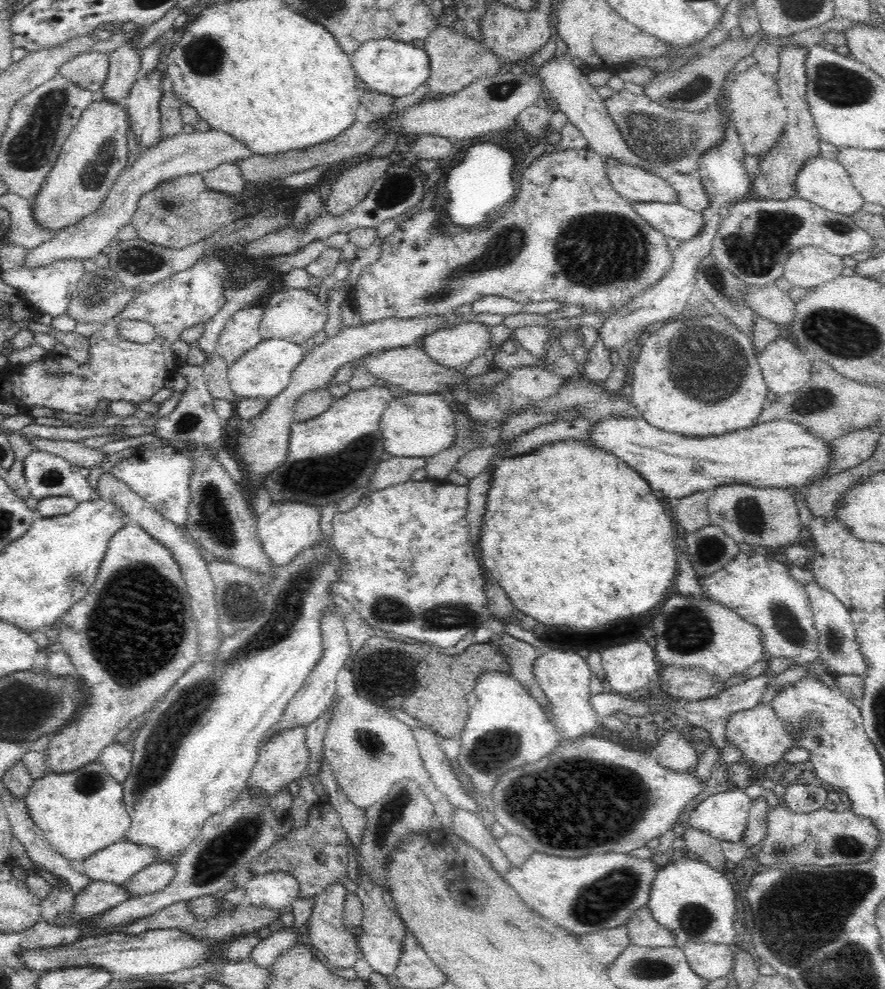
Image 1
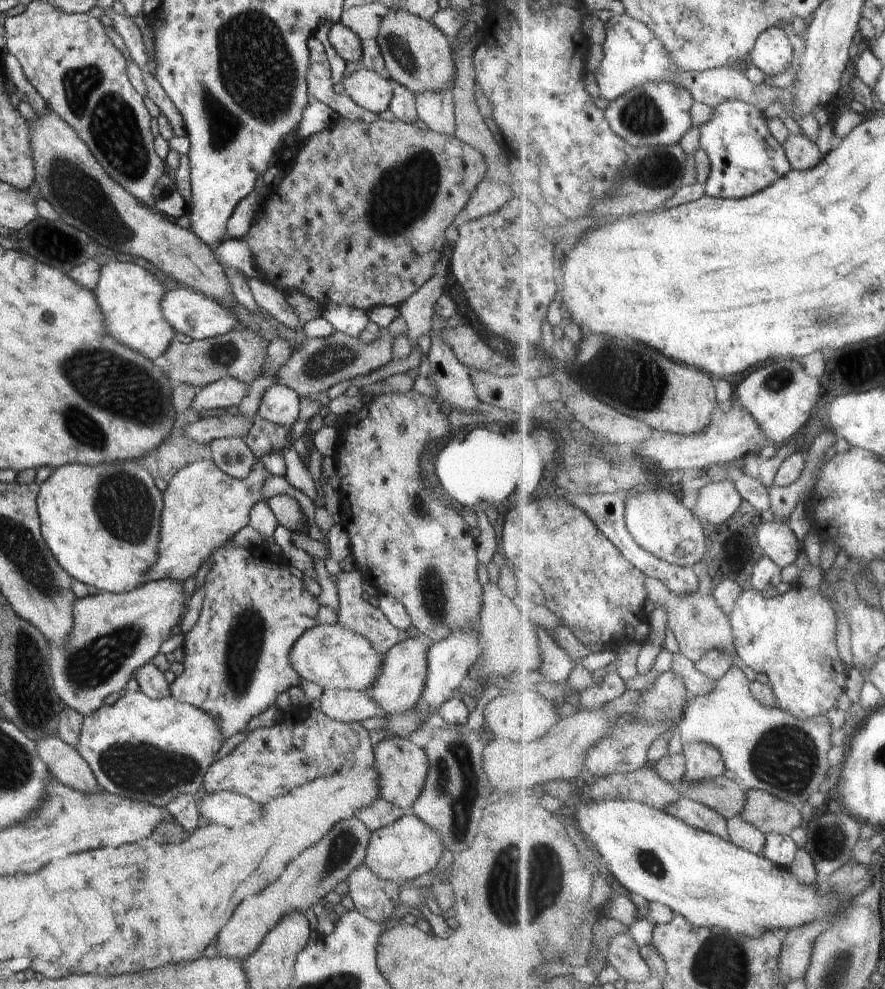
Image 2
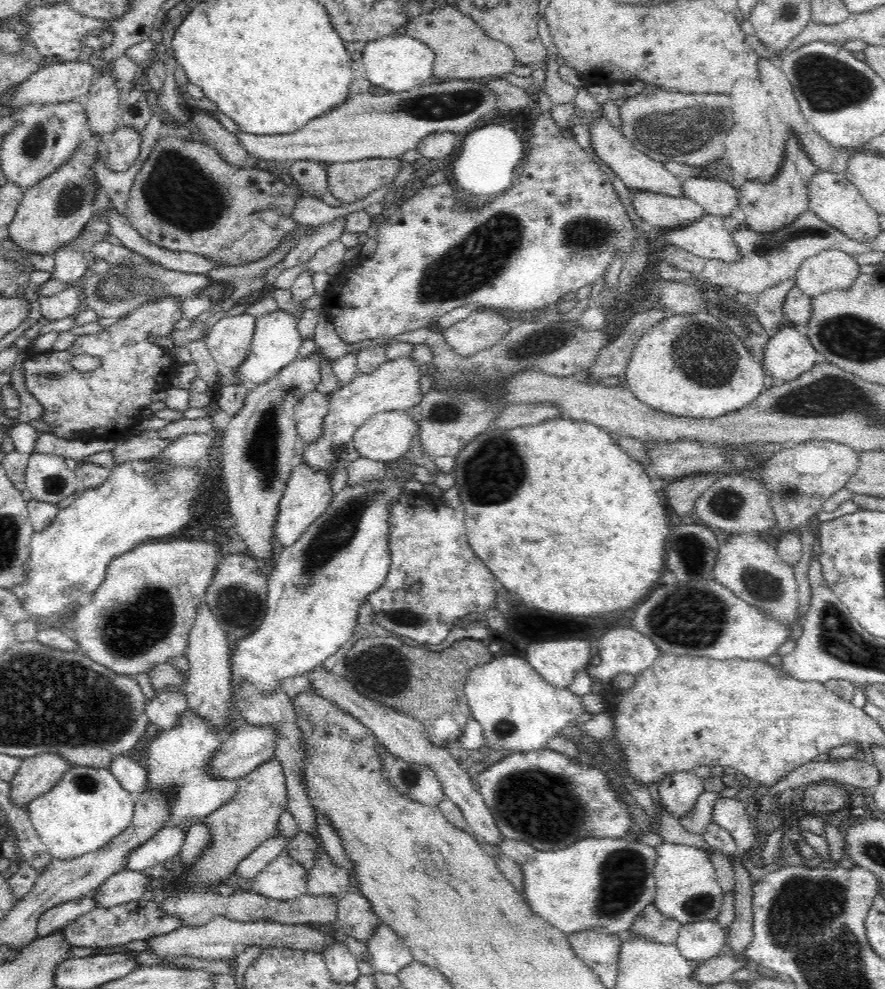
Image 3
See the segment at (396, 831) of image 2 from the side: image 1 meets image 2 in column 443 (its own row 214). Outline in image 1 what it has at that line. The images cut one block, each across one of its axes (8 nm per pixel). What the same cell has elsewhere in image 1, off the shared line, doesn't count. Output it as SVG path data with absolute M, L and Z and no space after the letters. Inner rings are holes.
M820 154L816 158L810 158L802 166L800 173L796 176L794 186L800 198L813 202L830 212L837 212L846 216L852 217L854 212L861 210L862 204L865 202L864 197L853 185L844 166L841 166L836 160L822 157Z

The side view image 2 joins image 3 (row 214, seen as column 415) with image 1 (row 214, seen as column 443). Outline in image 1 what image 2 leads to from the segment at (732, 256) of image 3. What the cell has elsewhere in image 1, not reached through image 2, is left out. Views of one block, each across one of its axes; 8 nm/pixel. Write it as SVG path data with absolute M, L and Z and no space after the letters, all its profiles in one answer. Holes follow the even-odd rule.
M634 202L630 205L644 220L648 221L656 230L663 232L670 239L680 242L692 240L700 234L704 226L702 211L690 210L687 206L676 203L664 202Z

